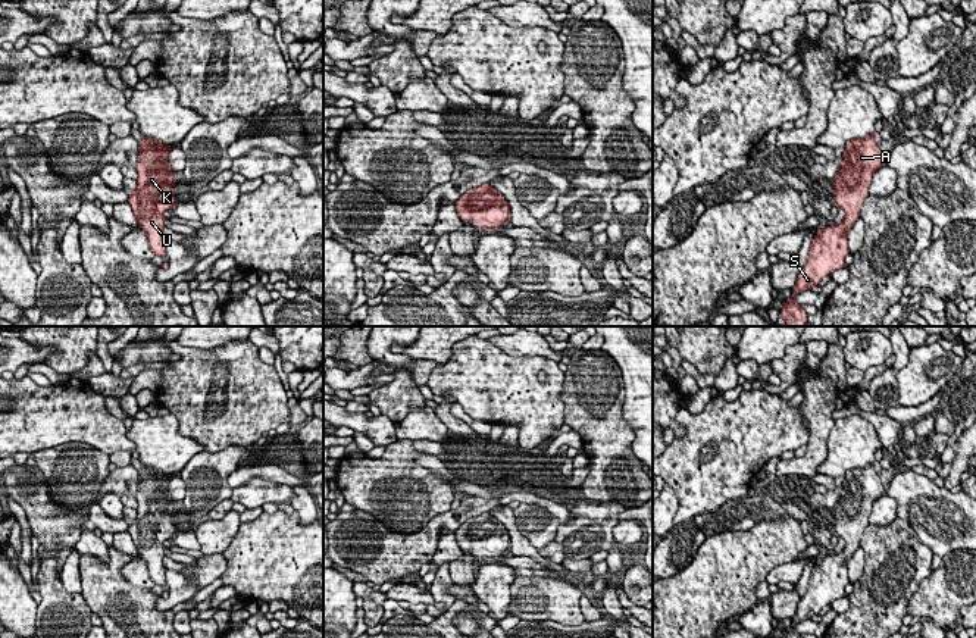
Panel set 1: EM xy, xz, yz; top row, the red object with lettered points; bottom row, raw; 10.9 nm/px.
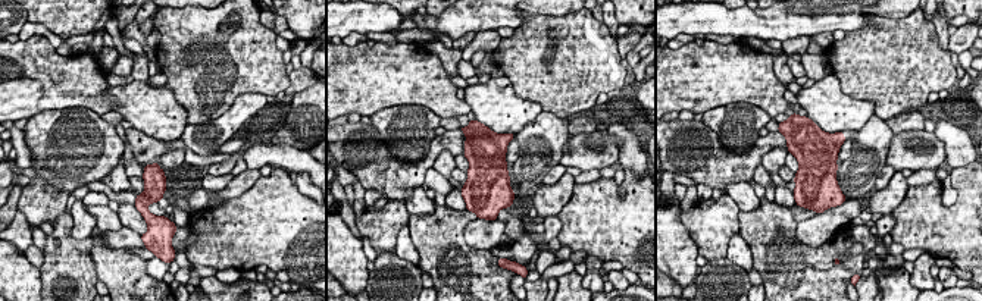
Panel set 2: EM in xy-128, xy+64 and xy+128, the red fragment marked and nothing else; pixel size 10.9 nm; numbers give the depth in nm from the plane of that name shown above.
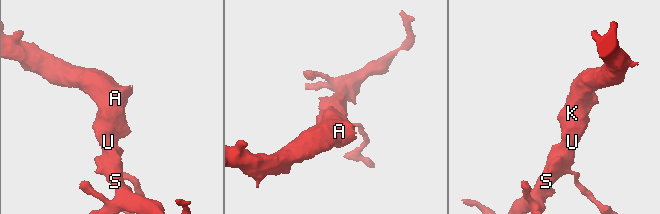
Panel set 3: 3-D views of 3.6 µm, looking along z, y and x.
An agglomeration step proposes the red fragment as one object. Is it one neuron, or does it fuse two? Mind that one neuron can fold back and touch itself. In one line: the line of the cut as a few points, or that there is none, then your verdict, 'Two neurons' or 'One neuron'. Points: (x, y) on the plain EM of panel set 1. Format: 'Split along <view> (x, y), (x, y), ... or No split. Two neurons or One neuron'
No split. One neuron

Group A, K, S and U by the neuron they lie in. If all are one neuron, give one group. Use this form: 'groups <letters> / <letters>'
groups A K S U

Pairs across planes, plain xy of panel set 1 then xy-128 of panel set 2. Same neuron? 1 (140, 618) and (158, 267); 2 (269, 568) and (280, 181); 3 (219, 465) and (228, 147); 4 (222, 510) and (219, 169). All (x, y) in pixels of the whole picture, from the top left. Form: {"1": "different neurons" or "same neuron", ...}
{"1": "different neurons", "2": "same neuron", "3": "different neurons", "4": "same neuron"}

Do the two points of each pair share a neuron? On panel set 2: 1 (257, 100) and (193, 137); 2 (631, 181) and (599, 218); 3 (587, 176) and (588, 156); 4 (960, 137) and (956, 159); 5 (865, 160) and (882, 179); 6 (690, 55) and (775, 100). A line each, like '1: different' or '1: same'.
1: same
2: same
3: different
4: same
5: different
6: same

